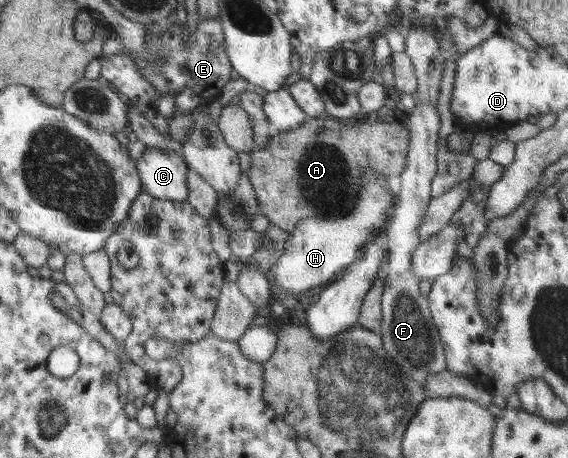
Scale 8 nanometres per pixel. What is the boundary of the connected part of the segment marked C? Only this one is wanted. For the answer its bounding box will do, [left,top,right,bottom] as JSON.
[136,146,187,201]

